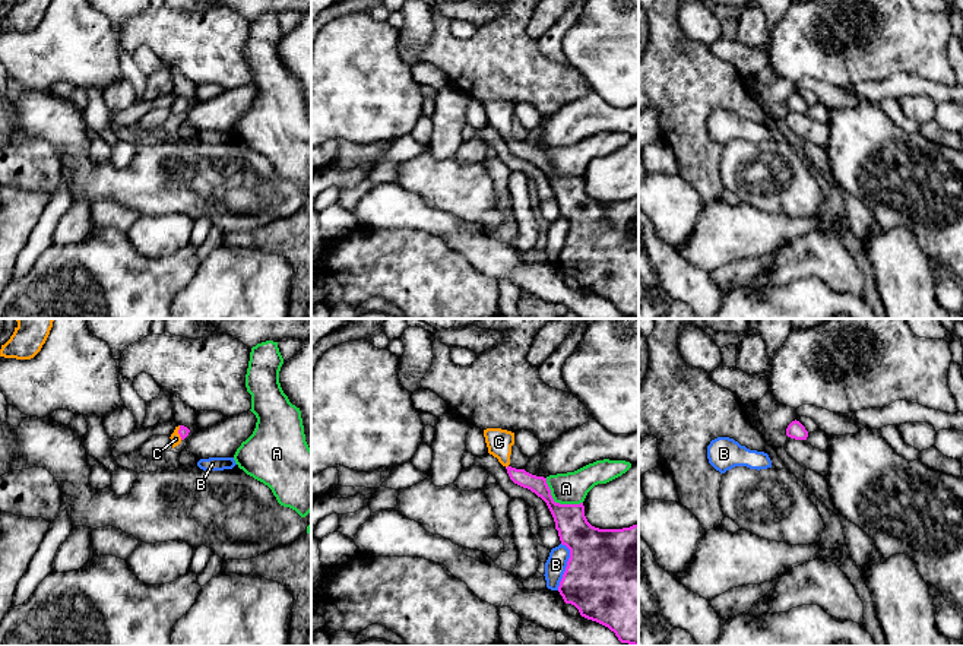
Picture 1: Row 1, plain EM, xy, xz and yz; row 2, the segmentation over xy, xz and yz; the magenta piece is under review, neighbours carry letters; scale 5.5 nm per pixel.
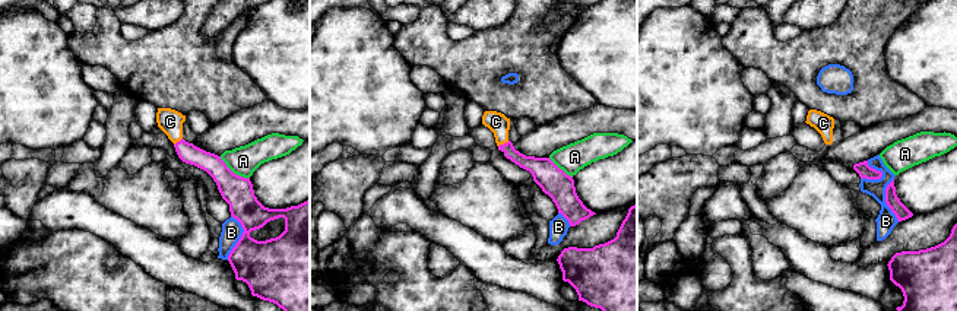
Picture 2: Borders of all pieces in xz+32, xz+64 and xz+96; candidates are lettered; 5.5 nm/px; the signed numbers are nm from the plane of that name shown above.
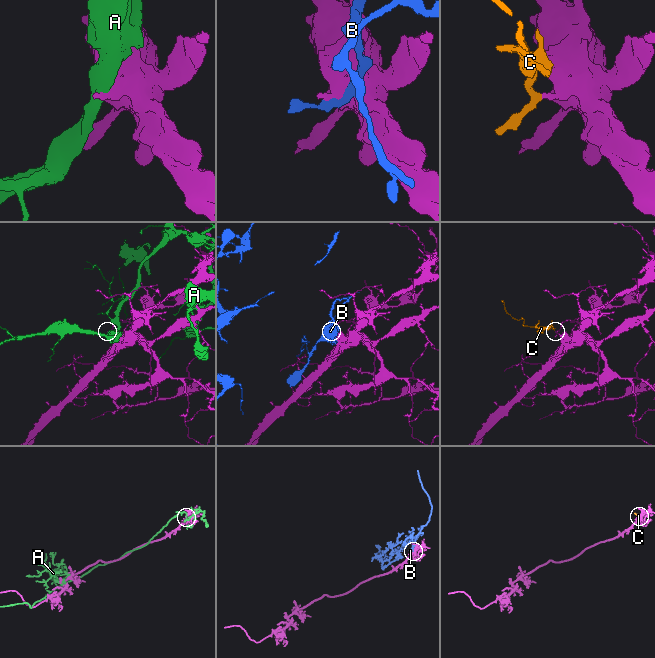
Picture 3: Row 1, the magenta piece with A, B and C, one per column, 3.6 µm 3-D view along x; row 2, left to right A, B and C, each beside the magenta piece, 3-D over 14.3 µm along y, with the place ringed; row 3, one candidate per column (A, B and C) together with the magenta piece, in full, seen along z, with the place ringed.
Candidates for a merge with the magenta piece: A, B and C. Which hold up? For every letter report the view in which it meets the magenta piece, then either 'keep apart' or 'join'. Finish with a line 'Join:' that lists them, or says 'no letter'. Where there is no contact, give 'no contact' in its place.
A: xz | keep apart
B: xz | keep apart
C: xy | join
Join: C

